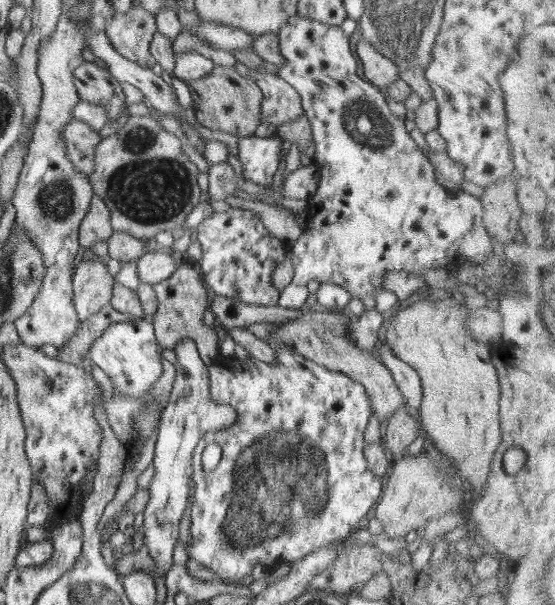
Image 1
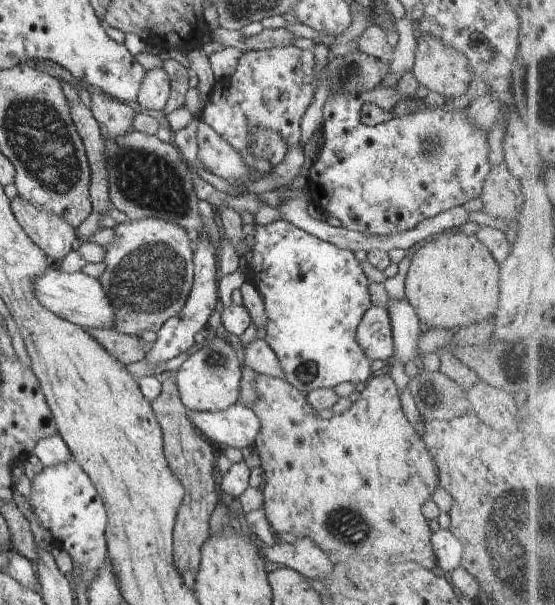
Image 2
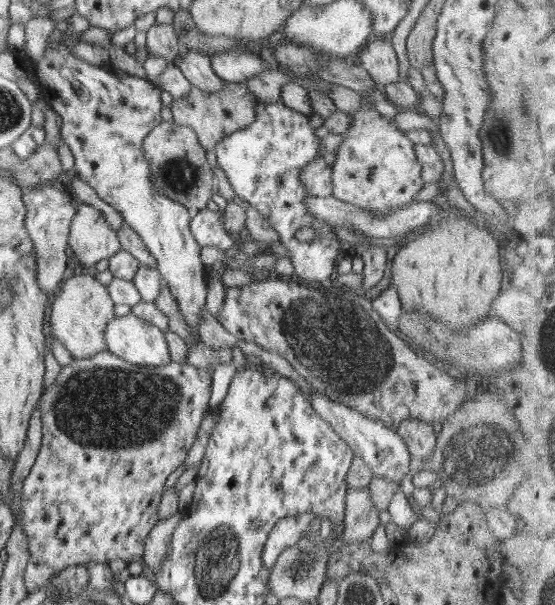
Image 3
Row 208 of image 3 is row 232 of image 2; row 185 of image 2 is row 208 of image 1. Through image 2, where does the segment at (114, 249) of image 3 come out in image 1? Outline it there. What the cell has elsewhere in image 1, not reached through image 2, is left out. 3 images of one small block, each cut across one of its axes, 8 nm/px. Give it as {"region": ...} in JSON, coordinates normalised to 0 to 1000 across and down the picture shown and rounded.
{"region":[[[169,322],[160,349],[148,362],[142,380],[142,403],[162,412],[171,400],[193,398],[204,385],[200,354],[186,331]]]}

